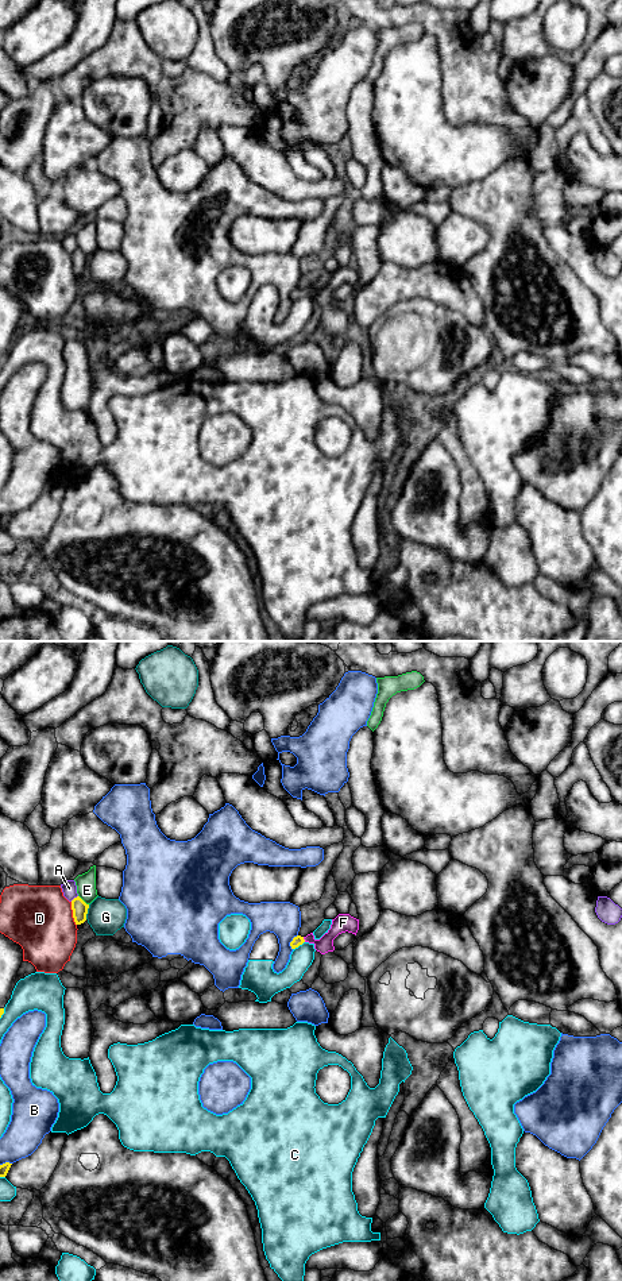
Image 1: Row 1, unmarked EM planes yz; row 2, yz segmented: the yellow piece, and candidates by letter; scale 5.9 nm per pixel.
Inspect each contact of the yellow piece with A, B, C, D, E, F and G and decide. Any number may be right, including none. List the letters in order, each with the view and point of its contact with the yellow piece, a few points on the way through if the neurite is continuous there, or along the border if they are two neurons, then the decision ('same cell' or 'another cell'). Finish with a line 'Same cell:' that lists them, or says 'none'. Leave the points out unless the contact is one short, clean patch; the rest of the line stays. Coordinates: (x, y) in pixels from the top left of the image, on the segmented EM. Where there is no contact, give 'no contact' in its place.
A: contact yz (74, 898); another cell
B: contact yz (290, 942); another cell
C: contact yz (298, 945); another cell
D: contact yz (73, 914); another cell
E: contact yz (82, 901); another cell
F: contact yz (304, 940); way yz (298, 940), (304, 940), (324, 941), (342, 923); same cell
G: contact yz (87, 911); another cell
Same cell: F

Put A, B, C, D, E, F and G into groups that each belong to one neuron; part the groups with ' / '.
A / B / C / D / E / F / G

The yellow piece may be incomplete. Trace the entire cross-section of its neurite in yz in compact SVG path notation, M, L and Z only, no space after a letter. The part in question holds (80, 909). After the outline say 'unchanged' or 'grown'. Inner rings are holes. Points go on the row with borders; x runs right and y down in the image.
M80 896L72 900L73 918L76 925L81 925L86 921L89 904L86 904Z; unchanged

